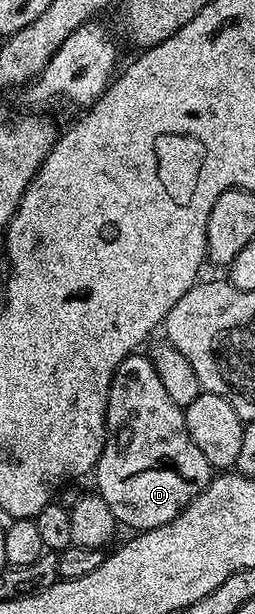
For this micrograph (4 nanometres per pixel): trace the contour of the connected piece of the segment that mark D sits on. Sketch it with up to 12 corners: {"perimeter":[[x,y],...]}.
{"perimeter":[[151,356],[108,392],[95,488],[132,531],[214,476]]}

